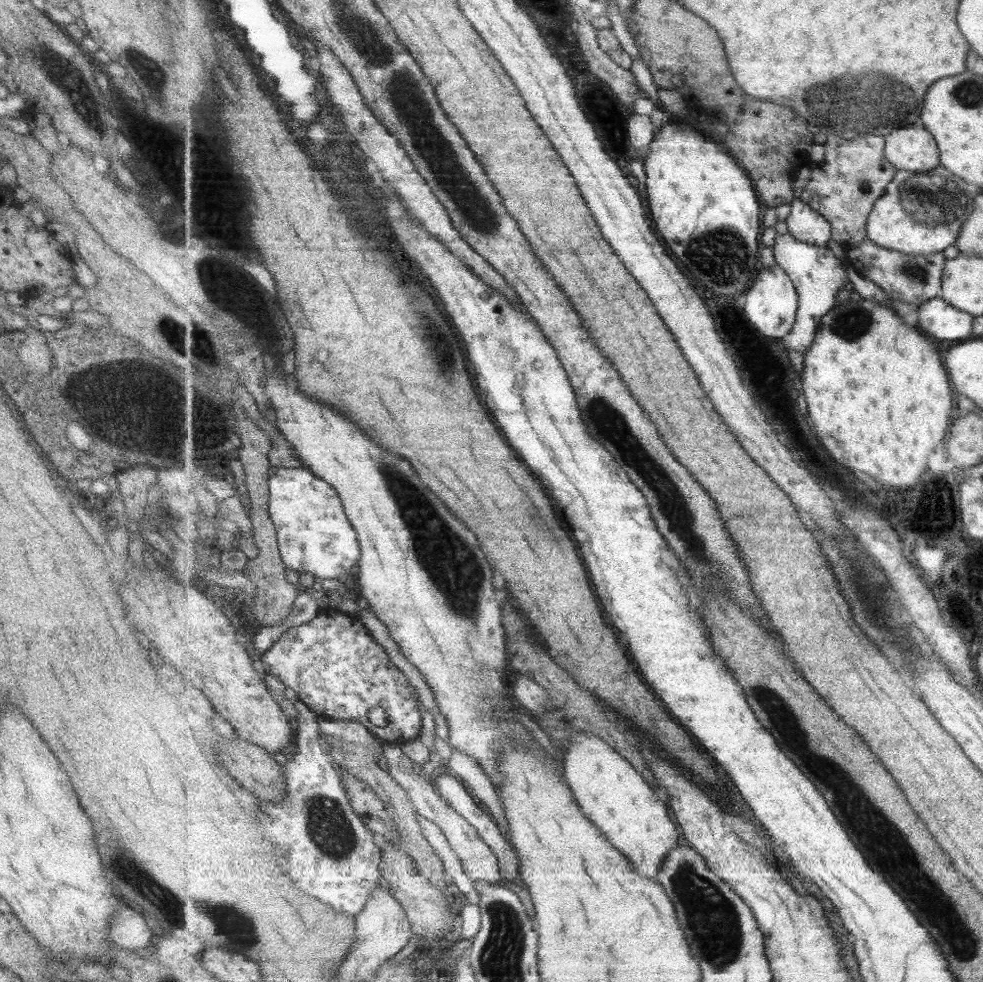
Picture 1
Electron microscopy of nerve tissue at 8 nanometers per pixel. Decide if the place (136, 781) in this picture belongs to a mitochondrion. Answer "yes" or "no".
no

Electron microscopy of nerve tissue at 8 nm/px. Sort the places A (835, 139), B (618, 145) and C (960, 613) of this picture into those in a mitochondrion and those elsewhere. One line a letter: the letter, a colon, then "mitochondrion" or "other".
A: mitochondrion
B: other
C: other

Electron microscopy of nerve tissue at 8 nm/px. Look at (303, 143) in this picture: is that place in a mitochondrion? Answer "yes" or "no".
no

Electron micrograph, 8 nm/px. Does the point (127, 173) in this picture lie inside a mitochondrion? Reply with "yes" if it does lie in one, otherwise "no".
no

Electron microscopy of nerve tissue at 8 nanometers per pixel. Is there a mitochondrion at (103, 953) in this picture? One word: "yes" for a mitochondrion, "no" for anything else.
no

